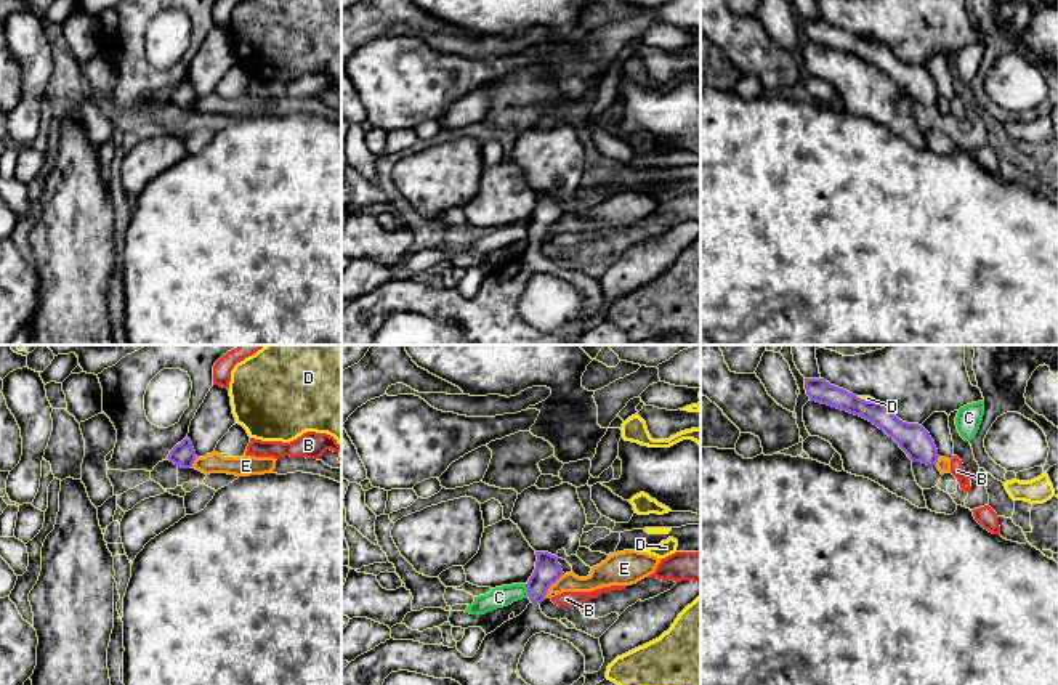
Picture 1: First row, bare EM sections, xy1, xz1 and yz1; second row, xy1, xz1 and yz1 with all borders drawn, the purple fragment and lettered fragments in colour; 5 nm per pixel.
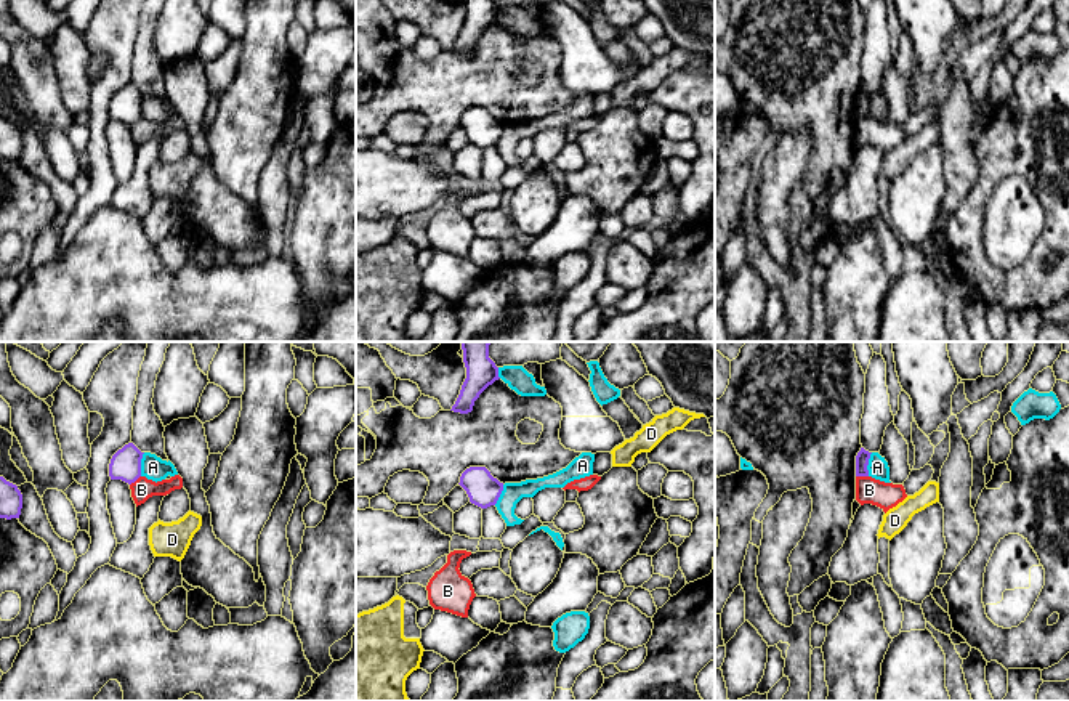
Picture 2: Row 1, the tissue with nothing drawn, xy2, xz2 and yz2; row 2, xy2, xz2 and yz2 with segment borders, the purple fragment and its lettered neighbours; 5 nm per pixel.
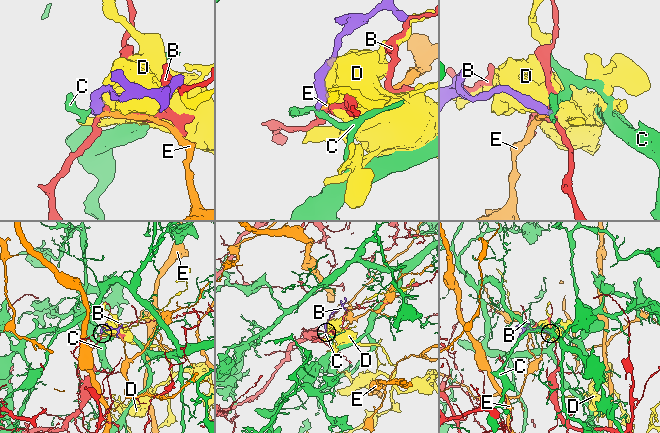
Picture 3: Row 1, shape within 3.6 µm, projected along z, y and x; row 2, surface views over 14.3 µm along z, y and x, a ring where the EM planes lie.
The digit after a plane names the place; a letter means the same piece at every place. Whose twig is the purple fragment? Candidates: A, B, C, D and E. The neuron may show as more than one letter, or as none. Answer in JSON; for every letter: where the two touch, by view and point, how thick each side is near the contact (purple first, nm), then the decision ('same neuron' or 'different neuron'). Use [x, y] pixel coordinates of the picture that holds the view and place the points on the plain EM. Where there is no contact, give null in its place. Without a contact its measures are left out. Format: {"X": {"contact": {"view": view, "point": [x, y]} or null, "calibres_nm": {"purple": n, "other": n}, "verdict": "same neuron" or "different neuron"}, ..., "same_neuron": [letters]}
{"A": {"contact": {"view": "xy2", "point": [140, 105]}, "calibres_nm": {"purple": 160, "other": 120}, "verdict": "different neuron"}, "B": {"contact": {"view": "yz2", "point": [863, 116]}, "calibres_nm": {"purple": 70, "other": 130}, "verdict": "different neuron"}, "C": {"contact": {"view": "xz1", "point": [528, 231]}, "calibres_nm": {"purple": 130, "other": 110}, "verdict": "different neuron"}, "D": {"contact": {"view": "yz1", "point": [866, 42]}, "calibres_nm": {"purple": 120, "other": 30}, "verdict": "different neuron"}, "E": {"contact": {"view": "xz1", "point": [550, 225]}, "calibres_nm": {"purple": 130, "other": 100}, "verdict": "different neuron"}, "same_neuron": []}

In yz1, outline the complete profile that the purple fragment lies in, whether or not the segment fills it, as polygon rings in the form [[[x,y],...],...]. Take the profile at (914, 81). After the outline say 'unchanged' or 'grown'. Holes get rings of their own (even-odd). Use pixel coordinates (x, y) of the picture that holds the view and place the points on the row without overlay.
[[[805,19],[805,30],[811,42],[846,51],[877,66],[899,85],[912,103],[936,106],[938,90],[922,66],[903,63],[882,43],[861,40],[824,19]]] | unchanged

